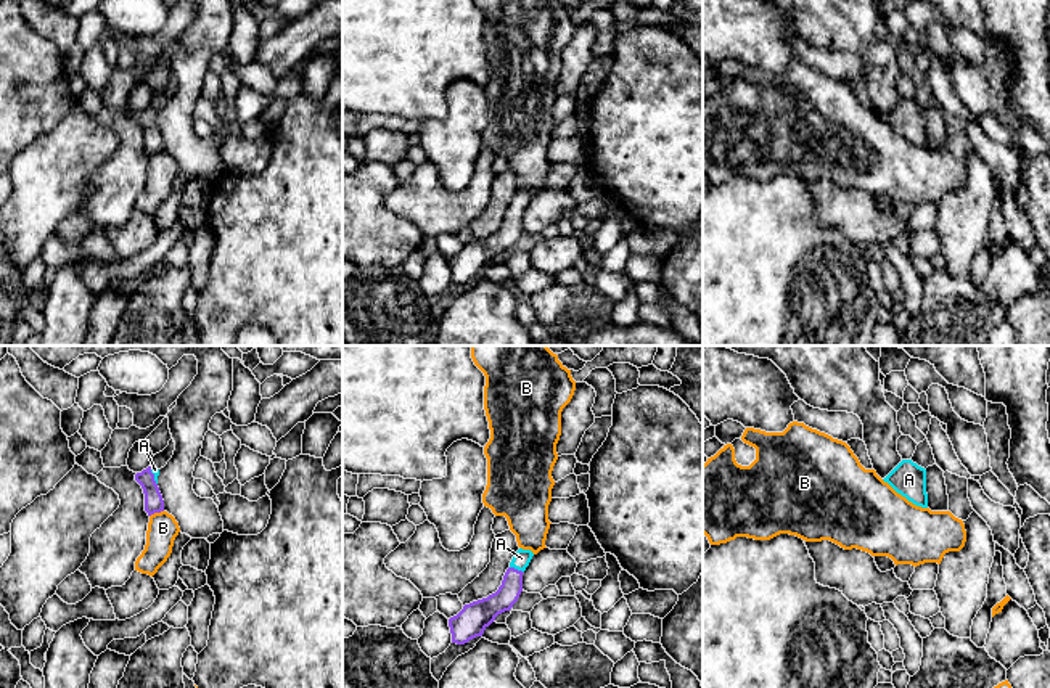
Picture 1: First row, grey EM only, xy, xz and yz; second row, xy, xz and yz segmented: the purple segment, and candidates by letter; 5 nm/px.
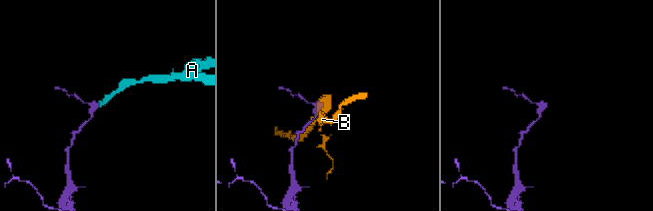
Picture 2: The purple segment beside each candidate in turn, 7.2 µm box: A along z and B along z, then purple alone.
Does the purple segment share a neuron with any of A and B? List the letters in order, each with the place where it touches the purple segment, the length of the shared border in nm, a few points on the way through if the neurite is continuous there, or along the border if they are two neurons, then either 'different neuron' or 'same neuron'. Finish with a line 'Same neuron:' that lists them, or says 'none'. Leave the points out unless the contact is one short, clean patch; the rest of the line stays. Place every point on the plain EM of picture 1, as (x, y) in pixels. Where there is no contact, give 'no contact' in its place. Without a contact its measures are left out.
A: contact xz (516, 209); length 80 nm; way xz (508, 232), (516, 209), (521, 198); same neuron
B: contact xy (156, 151); length 80 nm; different neuron
Same neuron: A

